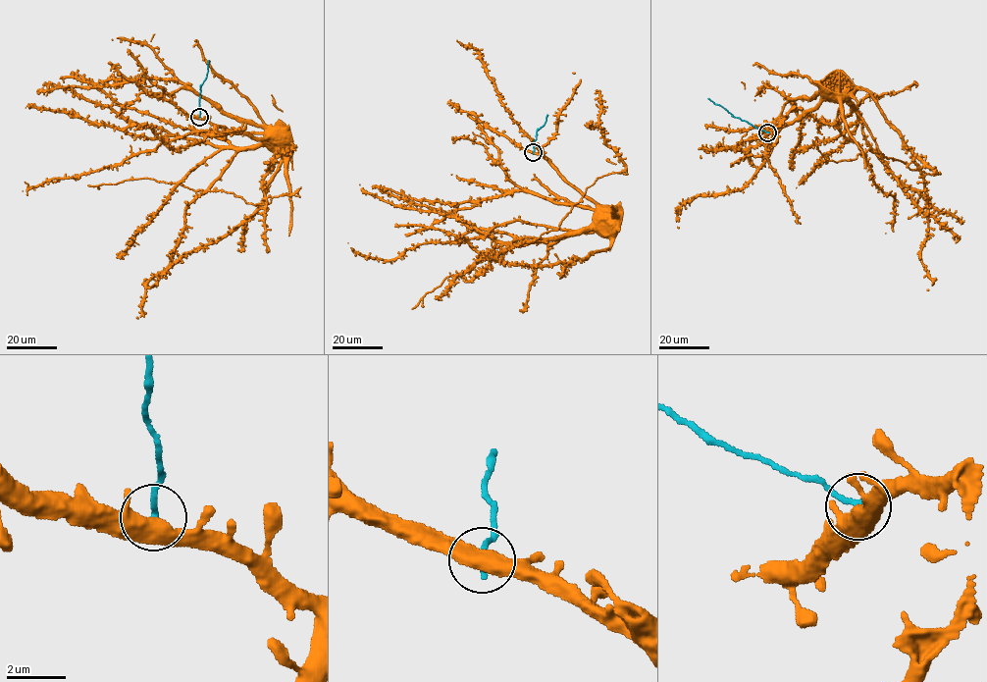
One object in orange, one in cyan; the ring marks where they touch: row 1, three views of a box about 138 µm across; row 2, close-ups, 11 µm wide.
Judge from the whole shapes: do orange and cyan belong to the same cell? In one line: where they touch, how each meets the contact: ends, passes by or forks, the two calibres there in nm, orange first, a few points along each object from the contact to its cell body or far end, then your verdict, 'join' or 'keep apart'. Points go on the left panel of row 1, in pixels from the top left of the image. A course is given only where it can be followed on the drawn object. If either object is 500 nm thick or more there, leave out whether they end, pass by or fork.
at (199, 117); 500 nm thick on the orange side, 240 nm on the other; orange runs (199, 117), (231, 131), (258, 138), (277, 137), (276, 133), (279, 131); cyan runs (199, 117), (200, 87), (207, 76), (208, 60); keep apart

